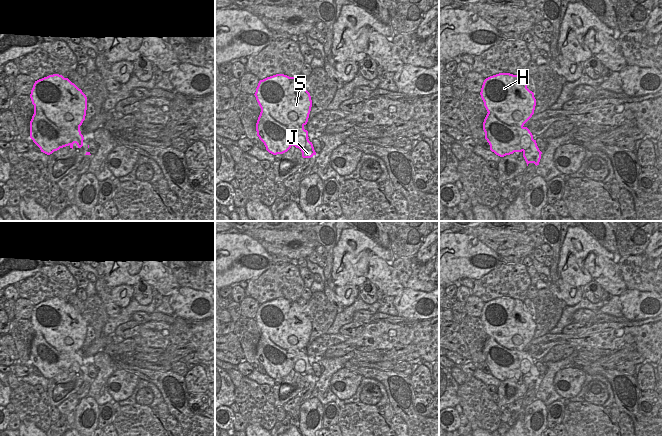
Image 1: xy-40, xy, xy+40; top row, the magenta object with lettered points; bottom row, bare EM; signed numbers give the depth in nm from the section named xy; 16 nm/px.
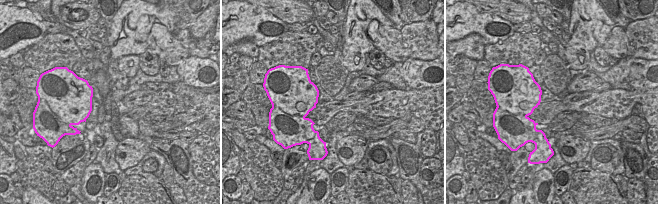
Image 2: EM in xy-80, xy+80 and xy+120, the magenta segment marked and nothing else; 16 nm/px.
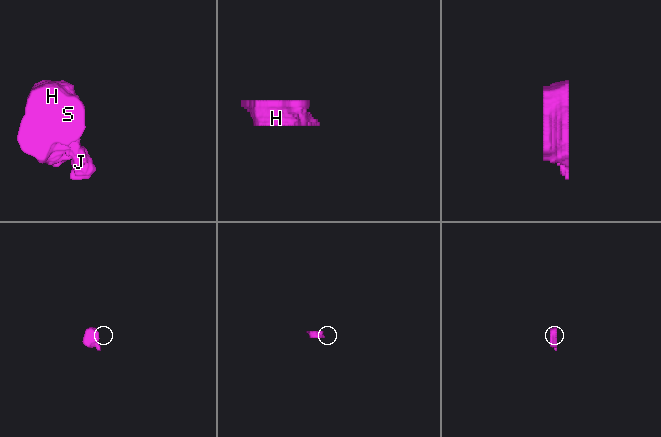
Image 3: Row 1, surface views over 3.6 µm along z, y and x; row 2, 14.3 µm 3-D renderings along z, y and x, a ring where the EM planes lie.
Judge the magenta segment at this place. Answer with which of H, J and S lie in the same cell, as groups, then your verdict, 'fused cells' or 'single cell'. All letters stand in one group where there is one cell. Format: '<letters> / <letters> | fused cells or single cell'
H S / J | fused cells

